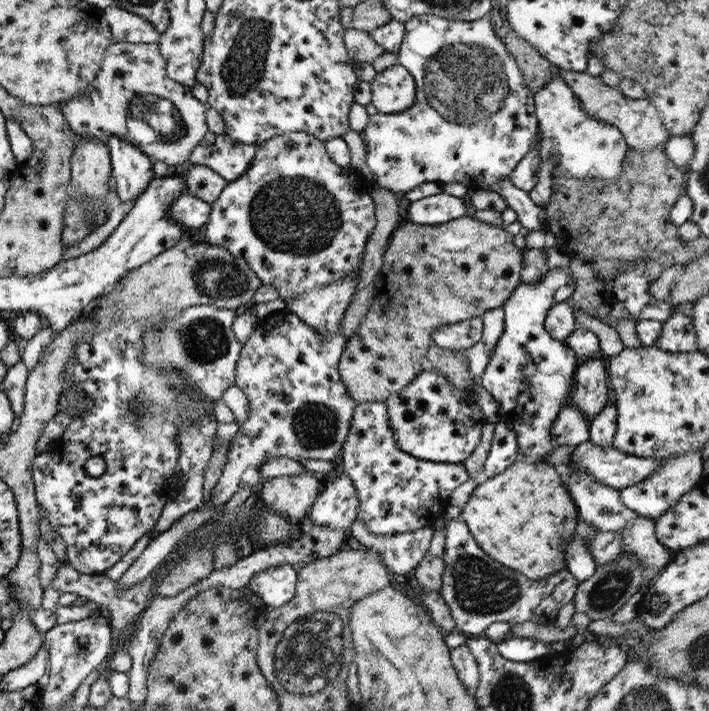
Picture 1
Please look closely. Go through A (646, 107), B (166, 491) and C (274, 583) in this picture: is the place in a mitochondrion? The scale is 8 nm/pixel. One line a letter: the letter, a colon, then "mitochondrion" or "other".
A: other
B: other
C: other

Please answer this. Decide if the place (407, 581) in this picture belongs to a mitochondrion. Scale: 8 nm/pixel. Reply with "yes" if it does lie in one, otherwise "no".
no

